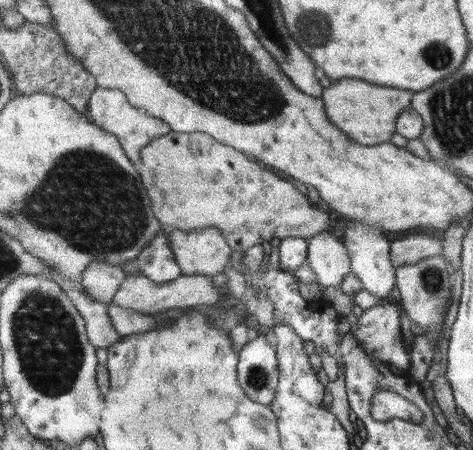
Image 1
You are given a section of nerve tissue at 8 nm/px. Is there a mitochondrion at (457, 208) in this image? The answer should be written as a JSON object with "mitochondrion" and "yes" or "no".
{"mitochondrion":"no"}

